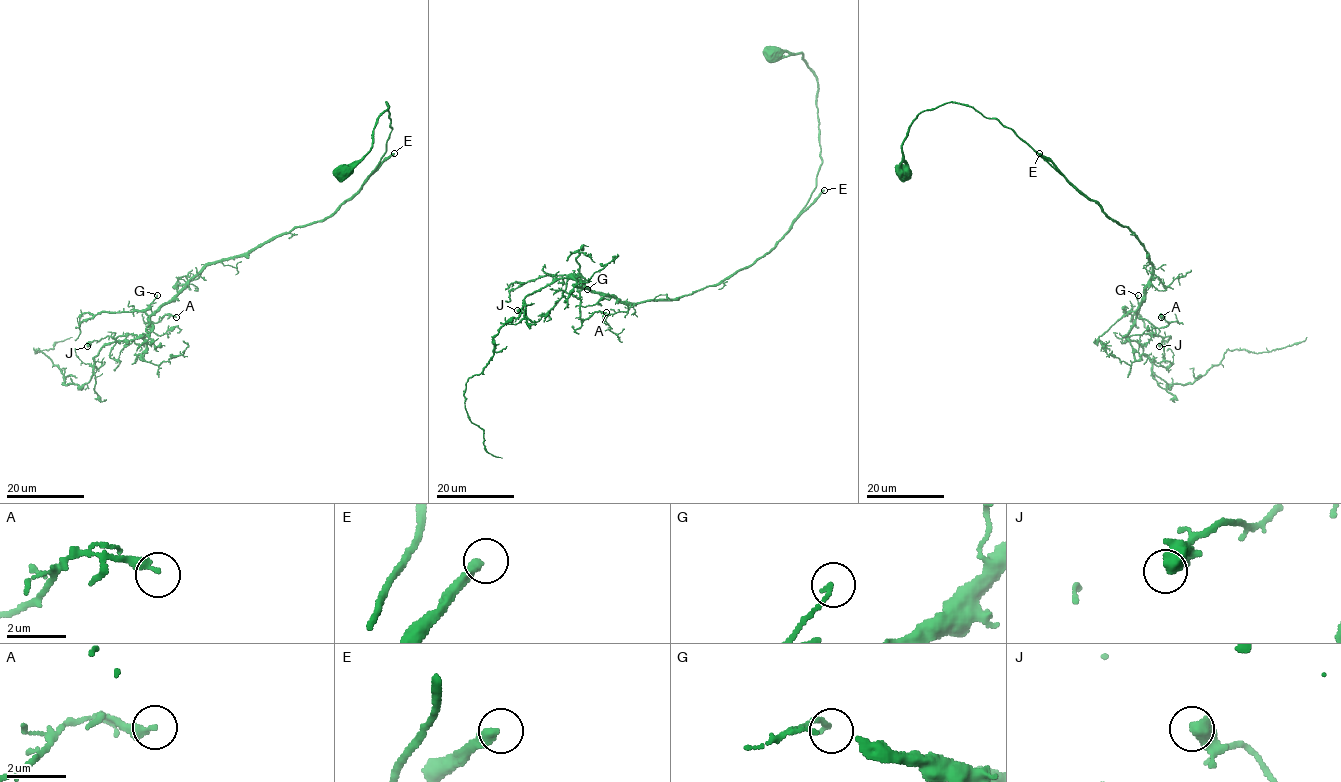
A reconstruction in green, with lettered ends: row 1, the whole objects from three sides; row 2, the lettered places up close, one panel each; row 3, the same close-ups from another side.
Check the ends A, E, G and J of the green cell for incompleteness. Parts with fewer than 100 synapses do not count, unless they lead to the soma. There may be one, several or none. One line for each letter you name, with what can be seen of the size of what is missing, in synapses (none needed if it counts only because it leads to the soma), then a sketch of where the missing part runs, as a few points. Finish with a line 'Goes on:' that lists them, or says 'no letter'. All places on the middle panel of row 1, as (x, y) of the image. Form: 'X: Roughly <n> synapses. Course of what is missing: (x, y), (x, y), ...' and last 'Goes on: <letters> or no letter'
E: Roughly 200 synapses
Goes on: E

